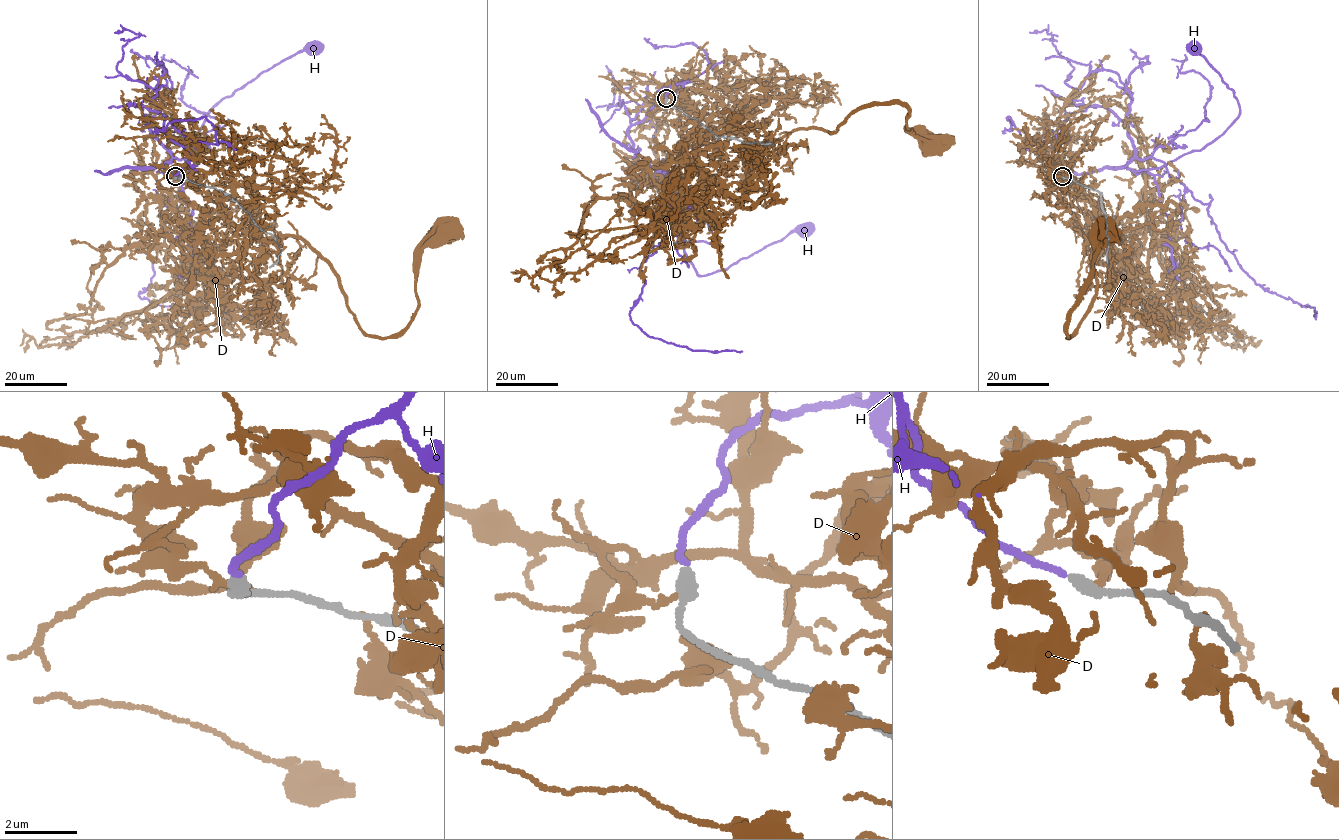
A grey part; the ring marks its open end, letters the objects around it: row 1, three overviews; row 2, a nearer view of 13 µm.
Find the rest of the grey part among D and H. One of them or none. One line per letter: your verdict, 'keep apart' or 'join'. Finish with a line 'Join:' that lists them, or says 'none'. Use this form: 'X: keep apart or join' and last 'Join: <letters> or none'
D: keep apart
H: join
Join: H

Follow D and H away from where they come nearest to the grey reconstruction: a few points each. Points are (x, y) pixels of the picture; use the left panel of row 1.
D: (175, 177), (191, 173), (238, 229), (305, 240), (359, 327), (381, 338), (412, 319), (419, 254), (443, 231)
H: (175, 177), (192, 155), (160, 112), (137, 106), (171, 155), (164, 167), (182, 170), (215, 106), (313, 48)

